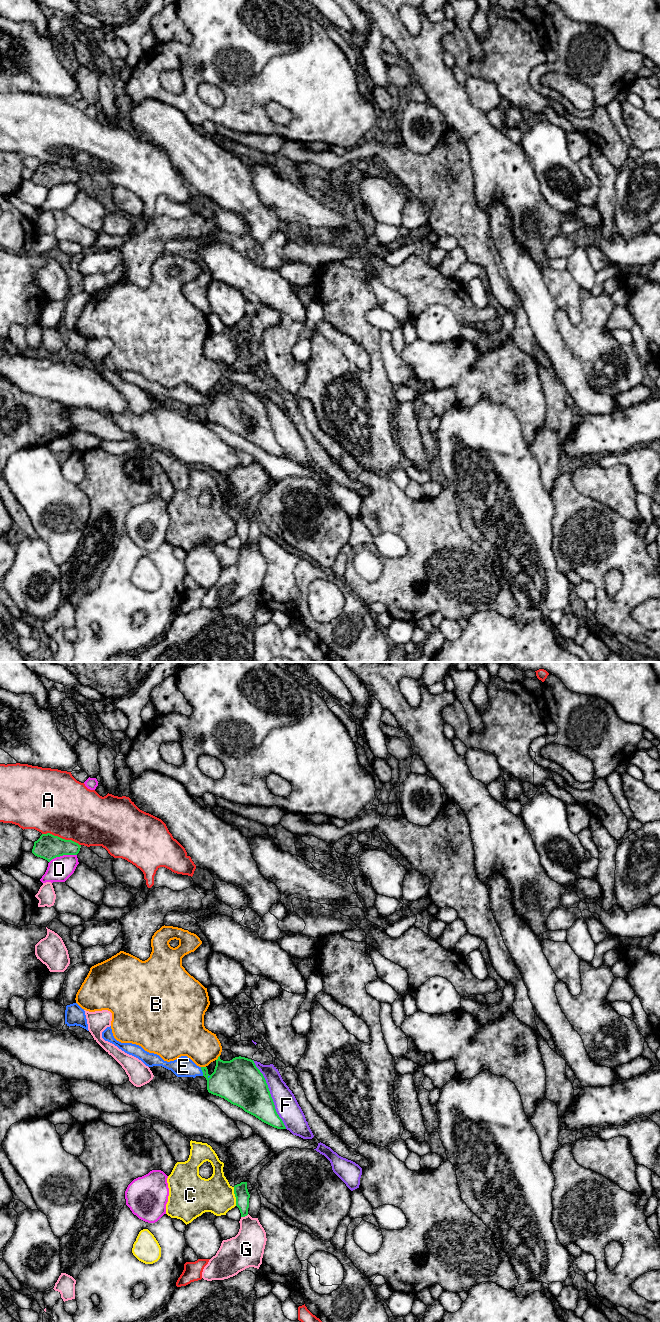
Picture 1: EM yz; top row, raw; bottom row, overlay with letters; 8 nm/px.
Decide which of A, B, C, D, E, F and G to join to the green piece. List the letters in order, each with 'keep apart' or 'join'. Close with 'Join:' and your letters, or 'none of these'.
A: keep apart
B: keep apart
C: keep apart
D: keep apart
E: join
F: keep apart
G: keep apart
Join: E

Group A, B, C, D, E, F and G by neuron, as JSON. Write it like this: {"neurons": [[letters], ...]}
{"neurons": [["A"], ["B"], ["C"], ["D"], ["E"], ["F"], ["G"]]}

